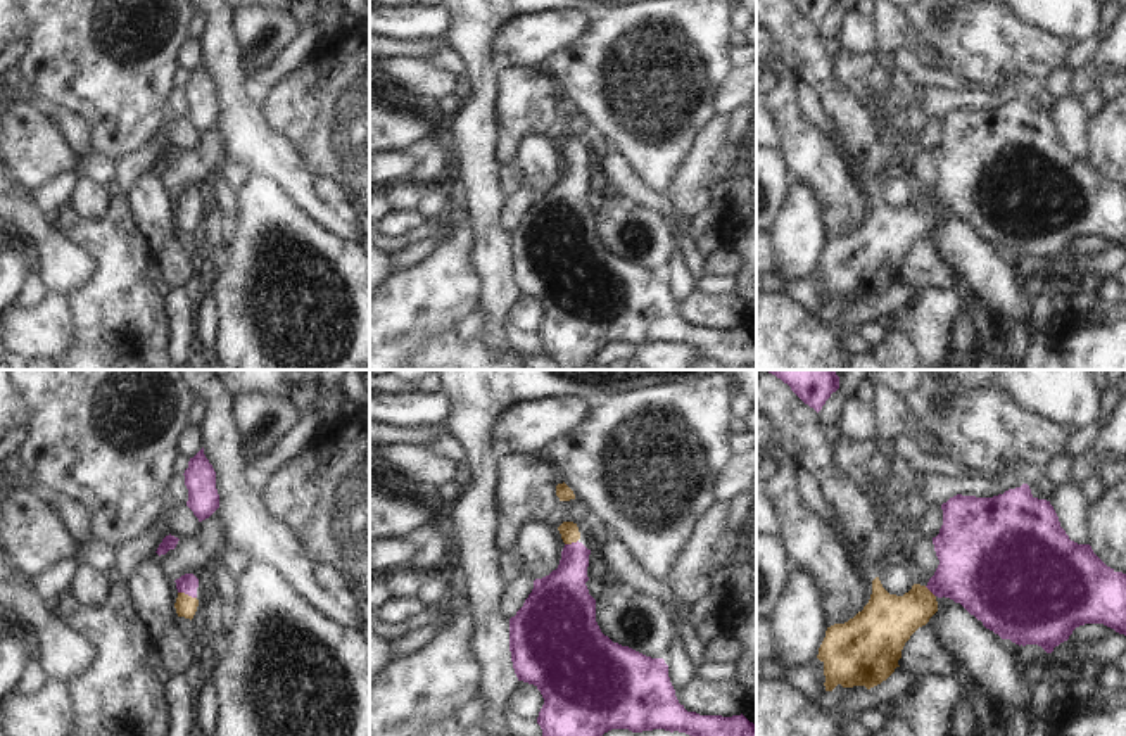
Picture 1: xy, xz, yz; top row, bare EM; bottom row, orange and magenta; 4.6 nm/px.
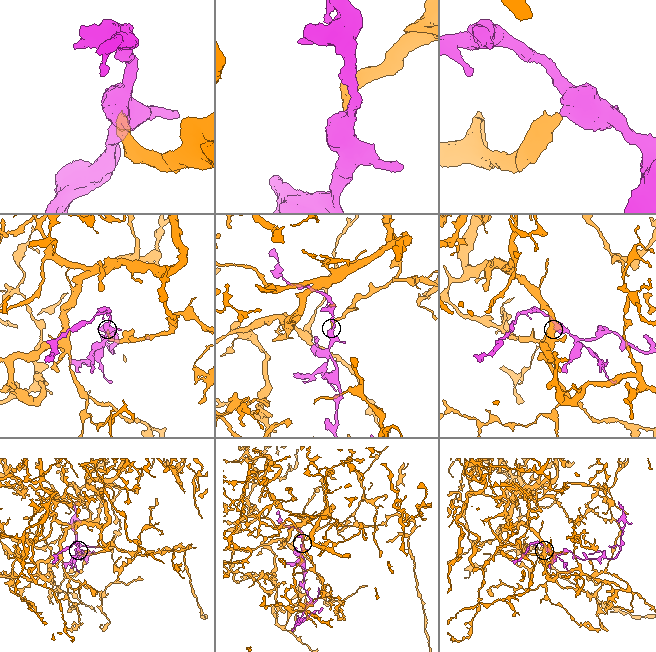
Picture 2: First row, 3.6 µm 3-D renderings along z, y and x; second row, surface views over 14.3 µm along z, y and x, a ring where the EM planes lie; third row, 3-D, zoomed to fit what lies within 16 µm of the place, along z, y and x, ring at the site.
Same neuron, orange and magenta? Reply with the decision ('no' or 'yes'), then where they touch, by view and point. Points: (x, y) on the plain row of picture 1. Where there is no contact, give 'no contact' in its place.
yes; contact xy (187, 208)

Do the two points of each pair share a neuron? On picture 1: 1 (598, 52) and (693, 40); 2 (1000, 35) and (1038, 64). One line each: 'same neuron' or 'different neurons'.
1: same neuron
2: same neuron

